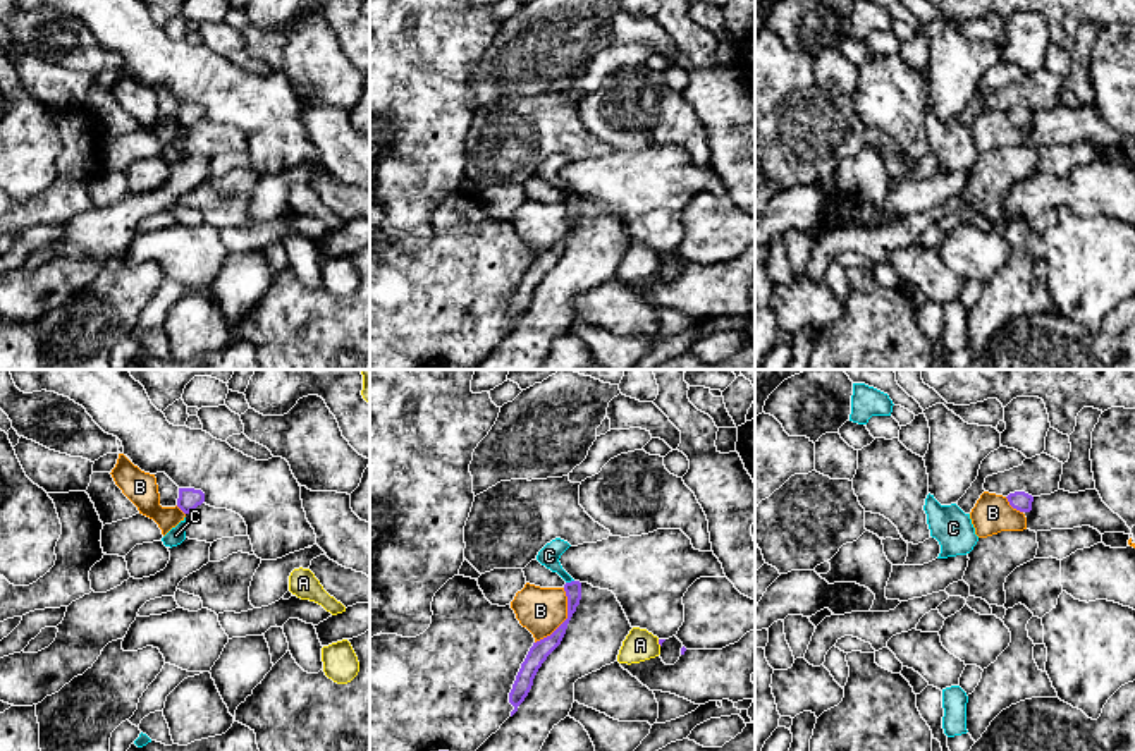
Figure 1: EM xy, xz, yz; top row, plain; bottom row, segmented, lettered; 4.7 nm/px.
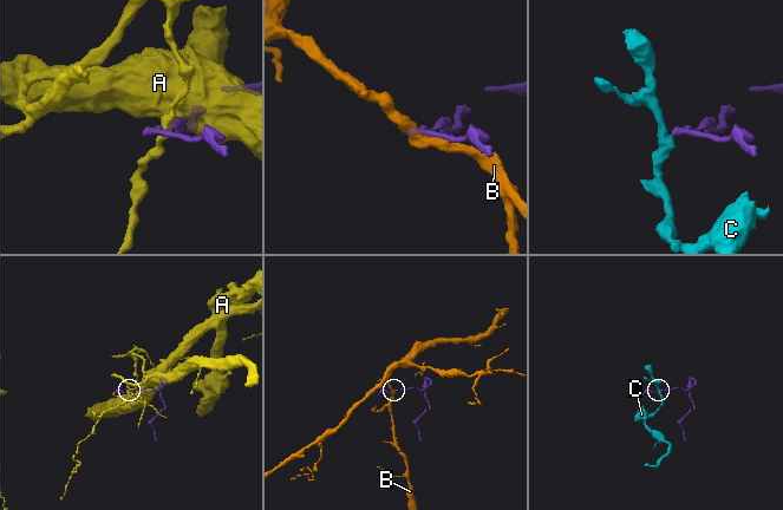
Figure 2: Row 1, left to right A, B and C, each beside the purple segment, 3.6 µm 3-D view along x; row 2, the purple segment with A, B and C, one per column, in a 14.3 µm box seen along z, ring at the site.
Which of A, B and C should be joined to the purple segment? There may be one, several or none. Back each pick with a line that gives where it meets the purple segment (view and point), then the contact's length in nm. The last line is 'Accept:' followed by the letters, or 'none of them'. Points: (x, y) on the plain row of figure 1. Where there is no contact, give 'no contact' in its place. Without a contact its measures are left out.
C: meets purple in xz at (571, 196); contact 40 nm long
Accept: C

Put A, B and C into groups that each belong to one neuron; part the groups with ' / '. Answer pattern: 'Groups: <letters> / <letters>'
Groups: A / B / C

